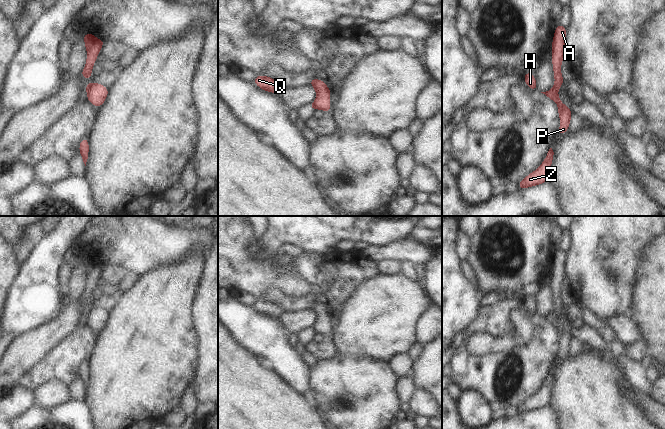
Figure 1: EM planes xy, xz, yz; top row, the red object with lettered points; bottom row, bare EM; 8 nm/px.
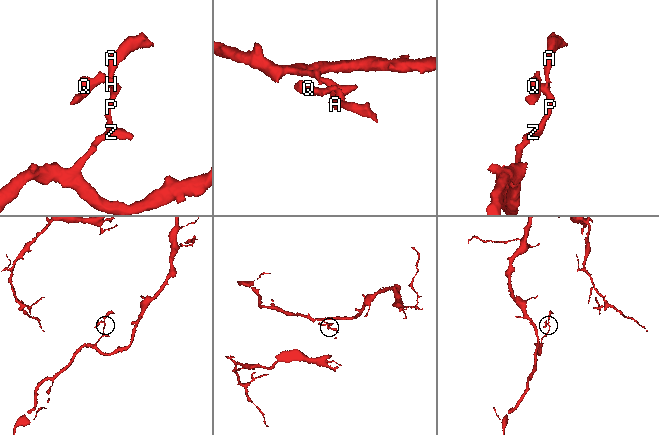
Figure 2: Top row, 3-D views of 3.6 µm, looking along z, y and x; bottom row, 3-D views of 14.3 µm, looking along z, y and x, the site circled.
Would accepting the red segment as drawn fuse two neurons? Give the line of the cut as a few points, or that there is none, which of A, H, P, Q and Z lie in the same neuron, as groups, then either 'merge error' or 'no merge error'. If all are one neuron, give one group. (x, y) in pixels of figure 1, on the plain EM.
cut yz (553, 309), (556, 314); groups A / H P Q Z; merge error

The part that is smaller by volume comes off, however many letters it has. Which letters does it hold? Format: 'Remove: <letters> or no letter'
Remove: A

